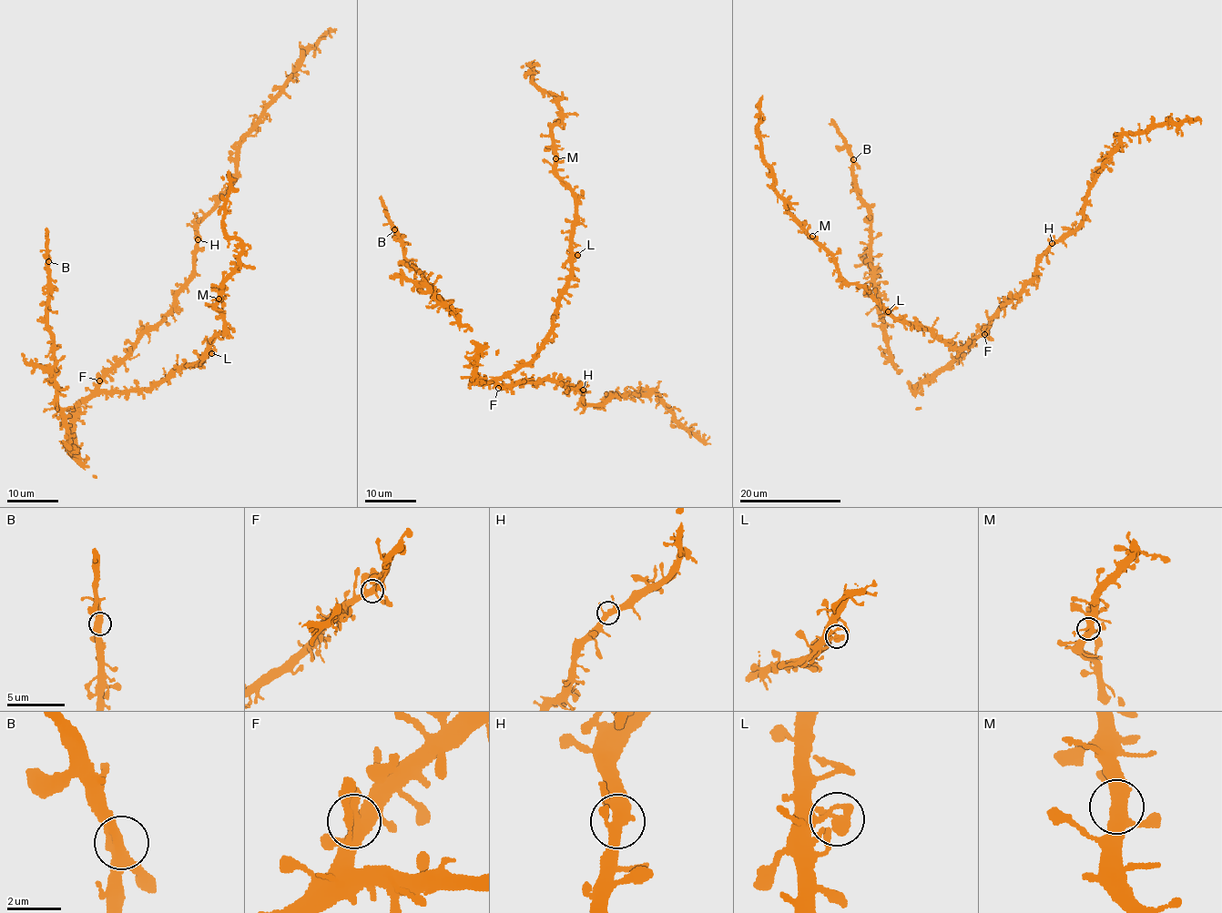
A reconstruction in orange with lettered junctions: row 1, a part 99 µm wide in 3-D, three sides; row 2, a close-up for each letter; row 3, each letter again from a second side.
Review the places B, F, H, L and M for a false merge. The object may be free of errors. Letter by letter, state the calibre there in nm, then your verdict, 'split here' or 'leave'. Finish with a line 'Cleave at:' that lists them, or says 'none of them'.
B: 400 nm | leave
F: 400 nm | leave
H: 360 nm | leave
L: 320 nm | leave
M: 380 nm | leave
Cleave at: none of them

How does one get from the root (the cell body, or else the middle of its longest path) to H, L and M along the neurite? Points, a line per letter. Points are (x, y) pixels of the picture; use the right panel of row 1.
H: (982, 333), (987, 329), (992, 317), (1020, 294), (1023, 285), (1035, 273), (1038, 256), (1053, 244)
L: (982, 333), (966, 348), (955, 349), (930, 331), (900, 321), (888, 311)
M: (982, 333), (959, 349), (930, 331), (902, 323), (867, 289), (843, 278), (835, 258), (812, 236)

